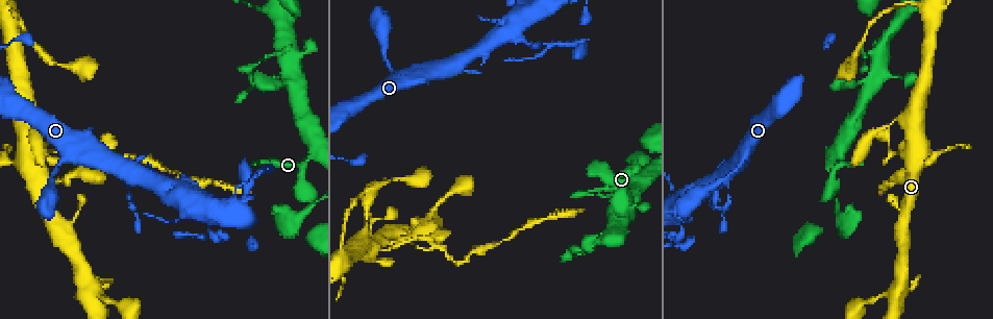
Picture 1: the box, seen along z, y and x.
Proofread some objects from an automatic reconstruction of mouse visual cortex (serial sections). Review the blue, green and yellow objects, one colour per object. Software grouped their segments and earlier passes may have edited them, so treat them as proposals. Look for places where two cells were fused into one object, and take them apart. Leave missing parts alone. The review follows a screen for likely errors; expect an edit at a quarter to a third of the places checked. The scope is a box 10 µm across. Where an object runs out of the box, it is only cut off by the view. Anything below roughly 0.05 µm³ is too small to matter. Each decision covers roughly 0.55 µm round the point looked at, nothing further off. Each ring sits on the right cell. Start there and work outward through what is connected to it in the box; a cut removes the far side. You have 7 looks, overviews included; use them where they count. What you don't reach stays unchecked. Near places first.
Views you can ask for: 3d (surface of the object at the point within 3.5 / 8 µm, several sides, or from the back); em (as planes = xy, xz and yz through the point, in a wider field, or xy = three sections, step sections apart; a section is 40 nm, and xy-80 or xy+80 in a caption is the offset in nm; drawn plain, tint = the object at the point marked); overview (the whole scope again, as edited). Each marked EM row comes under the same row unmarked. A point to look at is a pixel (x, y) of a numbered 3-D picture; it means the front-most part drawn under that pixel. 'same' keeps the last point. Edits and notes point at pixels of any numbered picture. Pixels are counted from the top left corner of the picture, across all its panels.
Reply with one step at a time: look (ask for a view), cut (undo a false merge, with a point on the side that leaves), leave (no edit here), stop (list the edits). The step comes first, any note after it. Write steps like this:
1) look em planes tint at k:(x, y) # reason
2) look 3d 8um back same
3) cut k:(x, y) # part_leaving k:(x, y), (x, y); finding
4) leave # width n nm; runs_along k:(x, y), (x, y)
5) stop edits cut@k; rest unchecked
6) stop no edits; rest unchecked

look 3d 3.5um at 1:(907, 152) # abrupt turn

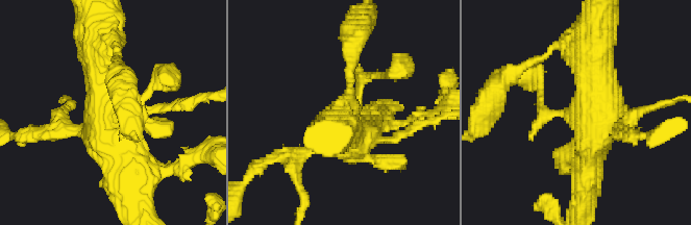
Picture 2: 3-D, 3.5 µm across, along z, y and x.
look em xy step 2 tint at 2:(574, 113)

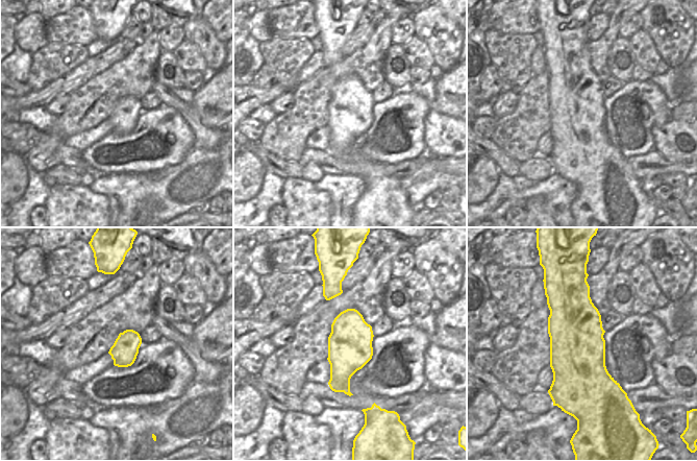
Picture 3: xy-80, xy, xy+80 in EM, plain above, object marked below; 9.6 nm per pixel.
leave # runs_along 2:(127, 181), (101, 50); one cell here

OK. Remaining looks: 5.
look 3d 3.5um at 1:(125, 155) # abrupt turn

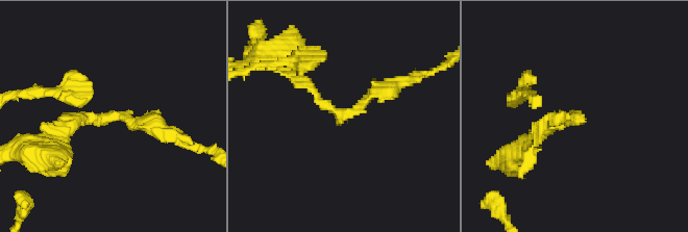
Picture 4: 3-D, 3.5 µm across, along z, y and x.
look em planes tint at 4:(572, 116)

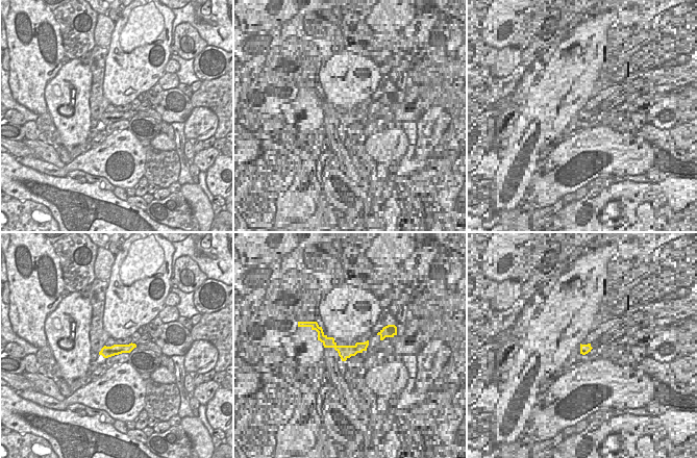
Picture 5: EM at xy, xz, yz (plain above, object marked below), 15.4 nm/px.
cut 4:(368, 97) # part_leaving 4:(336, 109), (351, 111), (377, 91), (422, 77); a second cell is stuck on

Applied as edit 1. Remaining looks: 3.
look overview

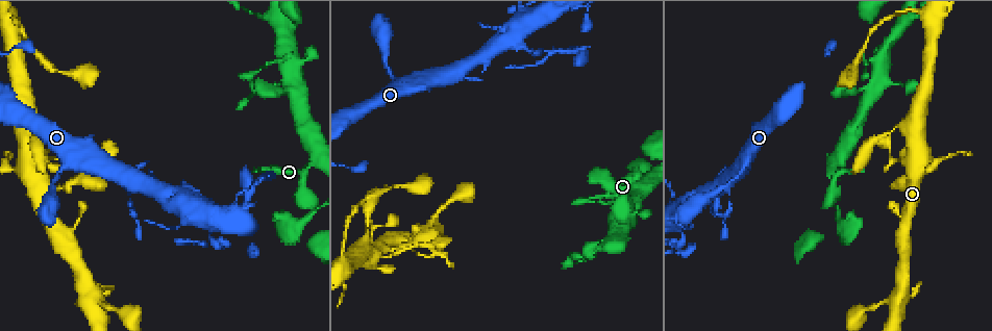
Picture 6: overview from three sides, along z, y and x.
look 3d 3.5um at 6:(849, 224) # calibre changes

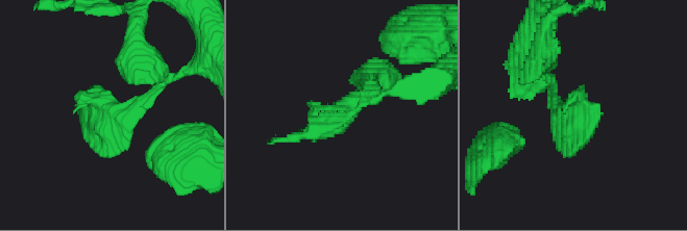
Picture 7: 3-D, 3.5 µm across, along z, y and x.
look em xy step 5 tint at 7:(571, 113) # shape alone is not enough

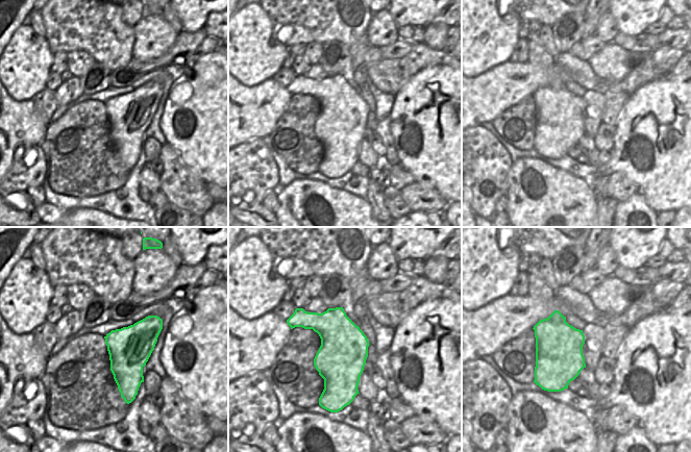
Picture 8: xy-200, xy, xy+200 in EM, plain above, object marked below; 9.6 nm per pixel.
leave # width 480 nm; runs_along 7:(165, 82), (129, 114), (75, 108); all the same cell

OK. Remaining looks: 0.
stop edits cut@4; rest unchecked

